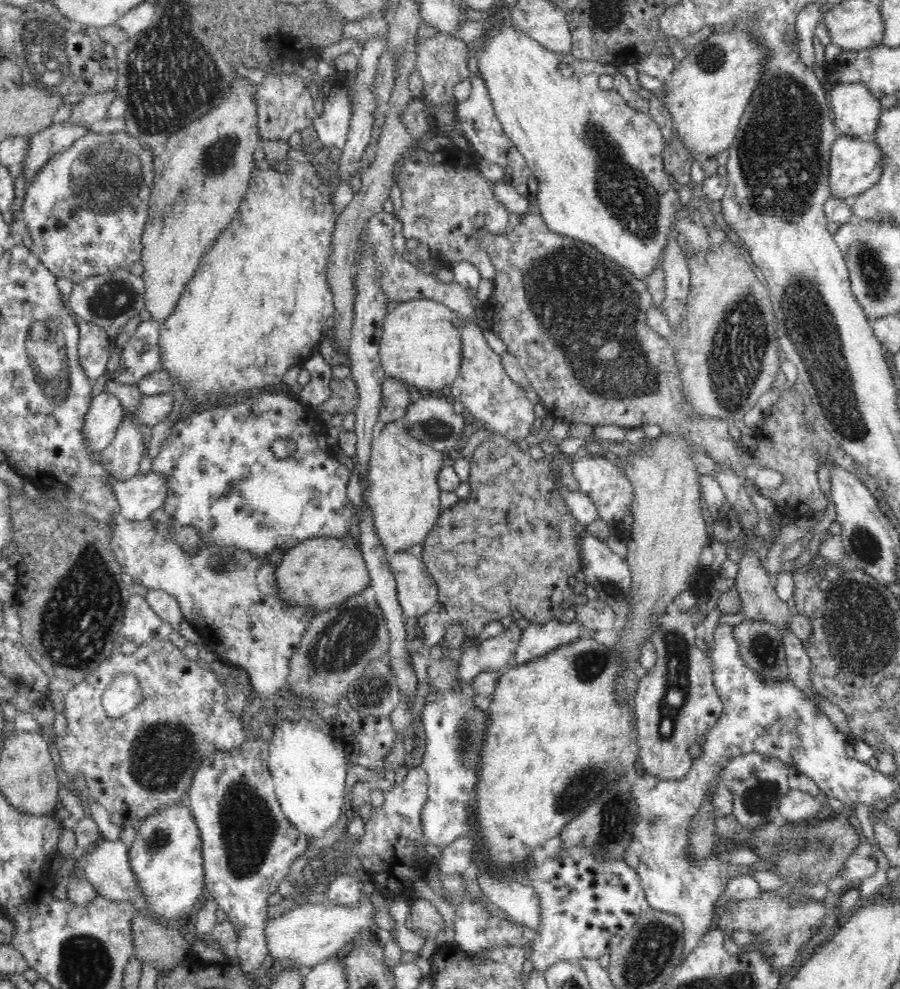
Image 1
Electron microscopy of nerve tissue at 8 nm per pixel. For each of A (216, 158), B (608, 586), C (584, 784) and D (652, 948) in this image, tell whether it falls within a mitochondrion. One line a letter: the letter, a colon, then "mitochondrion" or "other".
A: mitochondrion
B: mitochondrion
C: mitochondrion
D: mitochondrion

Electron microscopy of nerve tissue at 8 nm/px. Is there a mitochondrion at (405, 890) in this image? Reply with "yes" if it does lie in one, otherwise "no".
no

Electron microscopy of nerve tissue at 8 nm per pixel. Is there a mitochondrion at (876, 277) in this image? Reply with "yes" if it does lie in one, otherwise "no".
yes

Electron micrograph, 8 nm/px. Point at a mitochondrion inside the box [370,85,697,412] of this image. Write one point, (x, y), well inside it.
(571, 275)

